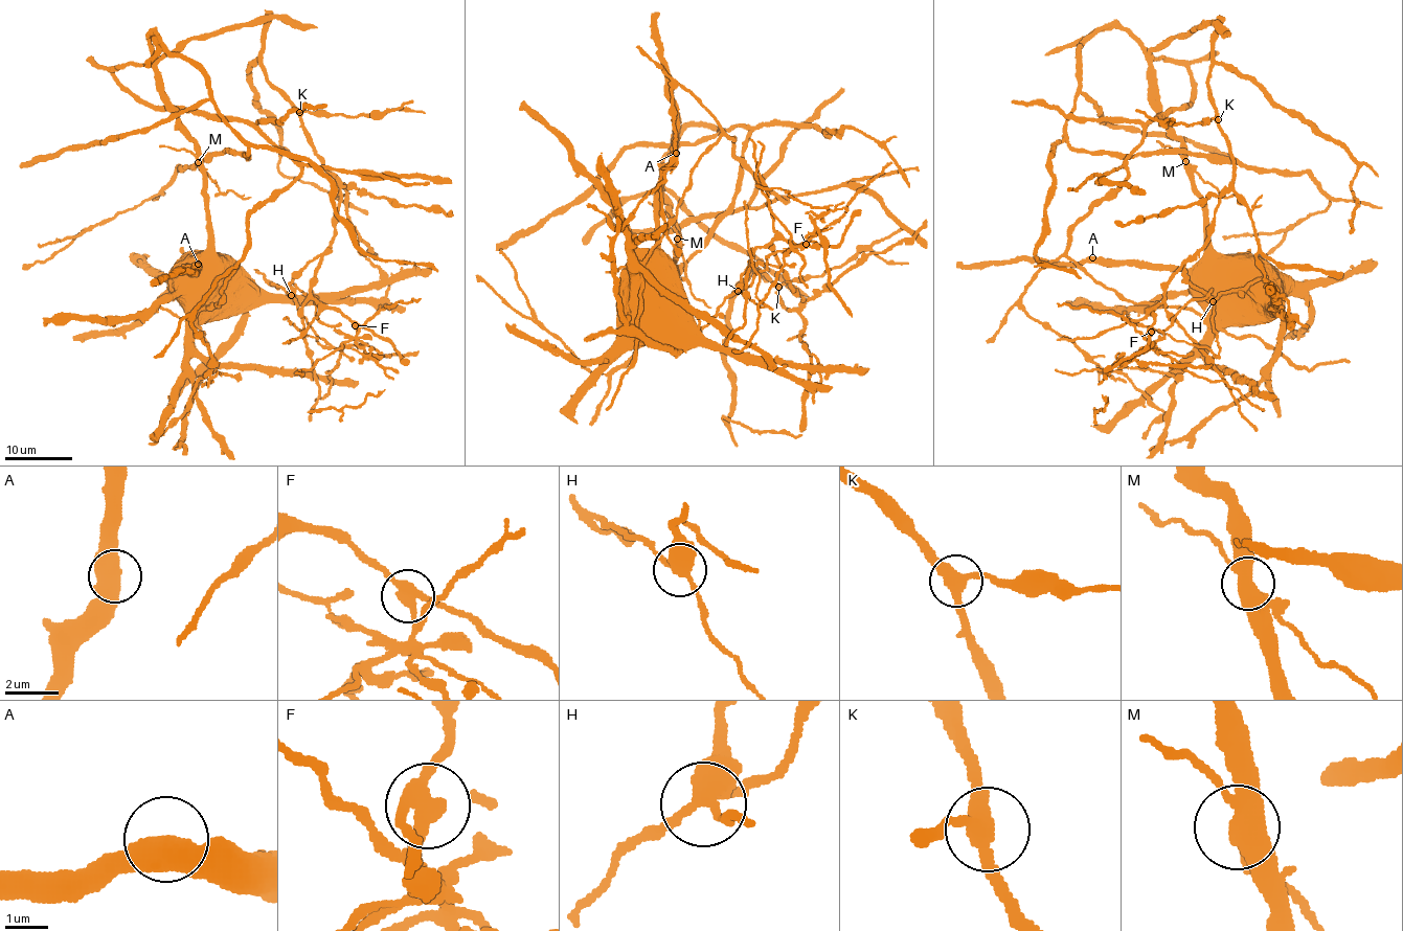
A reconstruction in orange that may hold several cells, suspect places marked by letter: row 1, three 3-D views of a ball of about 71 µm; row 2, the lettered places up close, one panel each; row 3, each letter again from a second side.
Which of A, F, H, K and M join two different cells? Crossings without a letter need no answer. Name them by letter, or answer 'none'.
F, H, M

